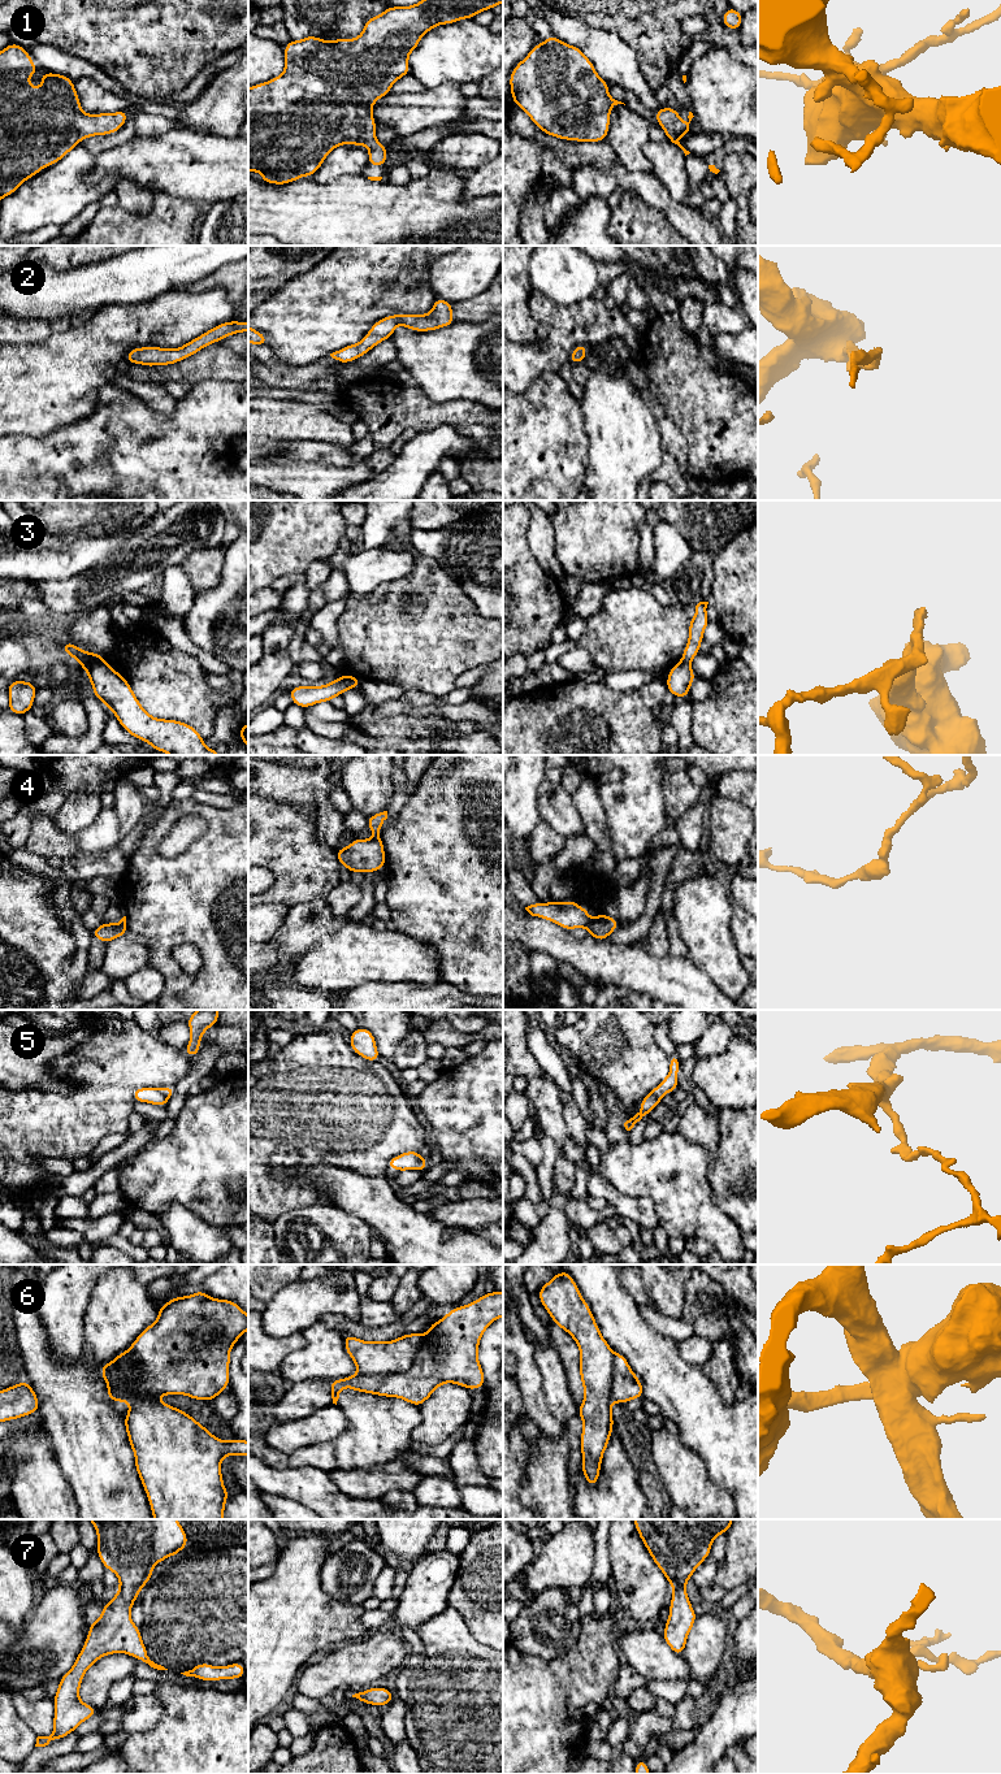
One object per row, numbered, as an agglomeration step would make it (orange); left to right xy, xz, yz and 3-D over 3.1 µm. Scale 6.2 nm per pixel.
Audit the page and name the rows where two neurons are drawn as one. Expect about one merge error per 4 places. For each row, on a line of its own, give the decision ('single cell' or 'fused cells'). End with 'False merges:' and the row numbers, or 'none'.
1: single cell
2: single cell
3: fused cells
4: fused cells
5: fused cells
6: fused cells
7: single cell
False merges: 3, 4, 5, 6

